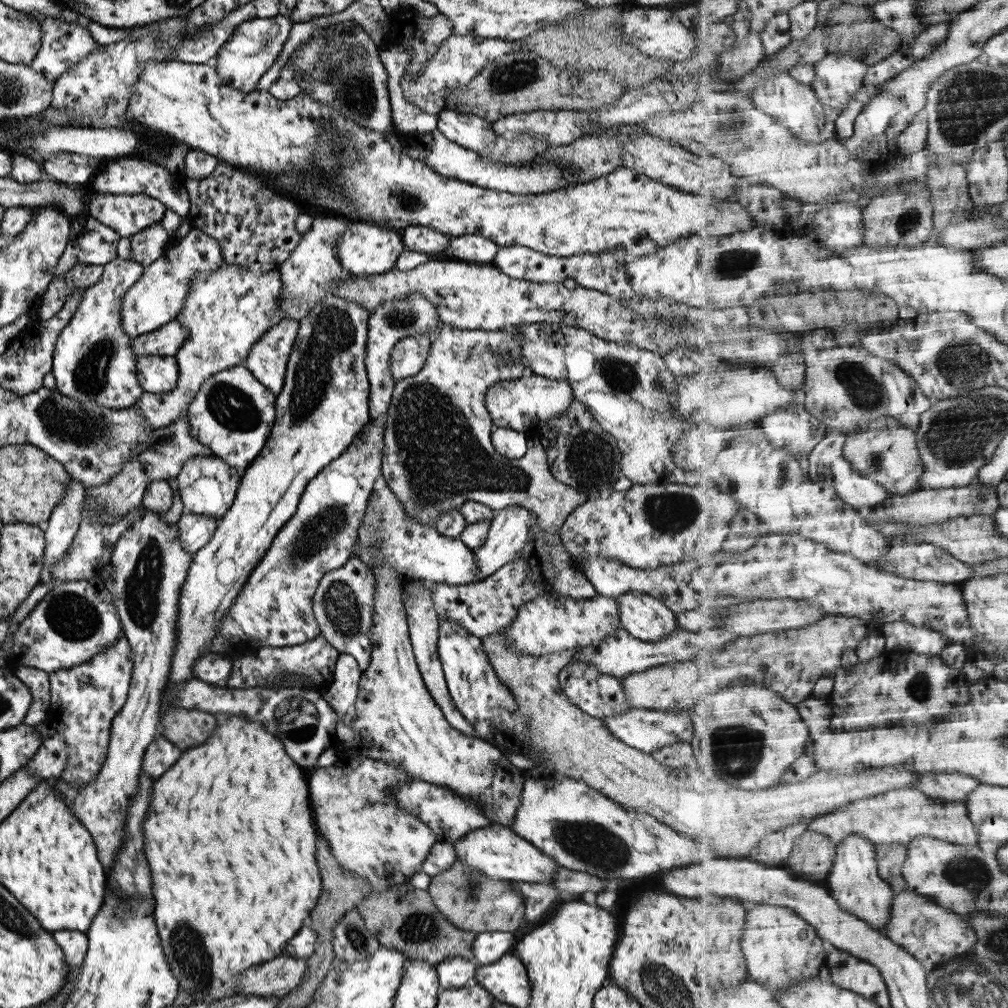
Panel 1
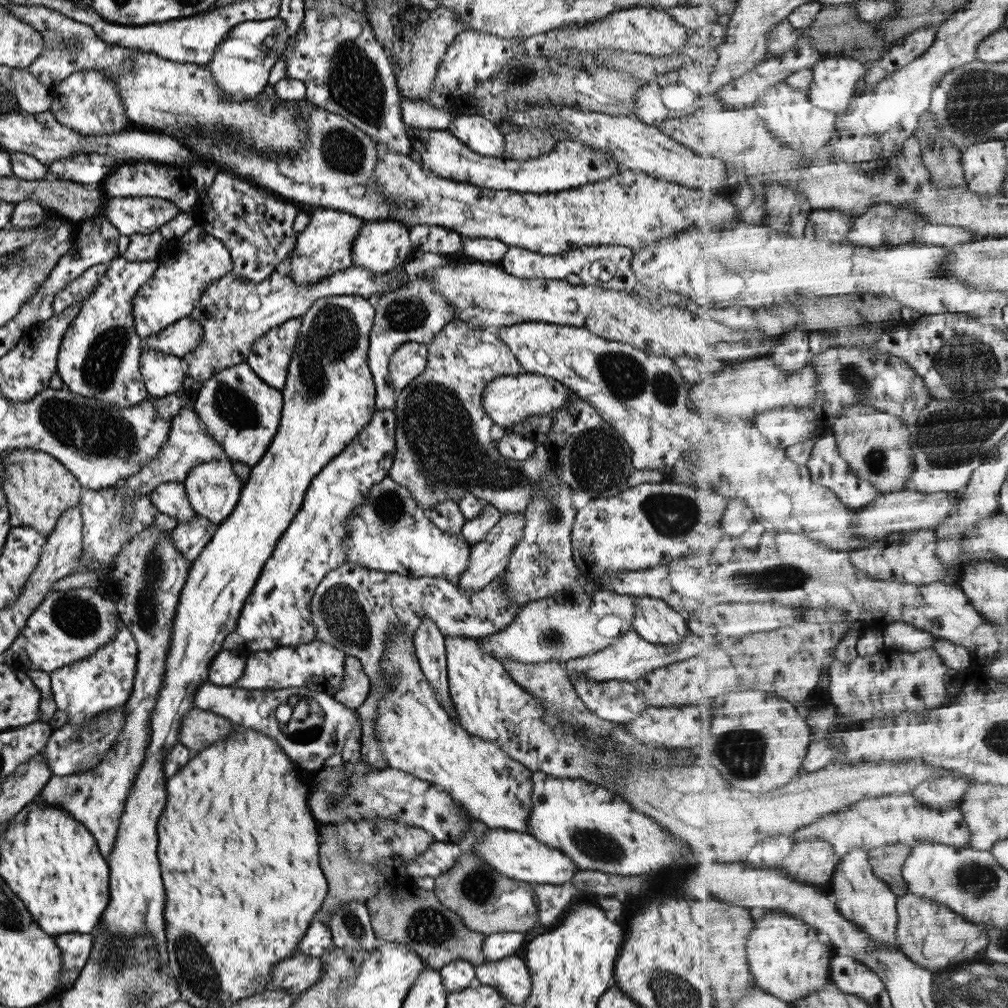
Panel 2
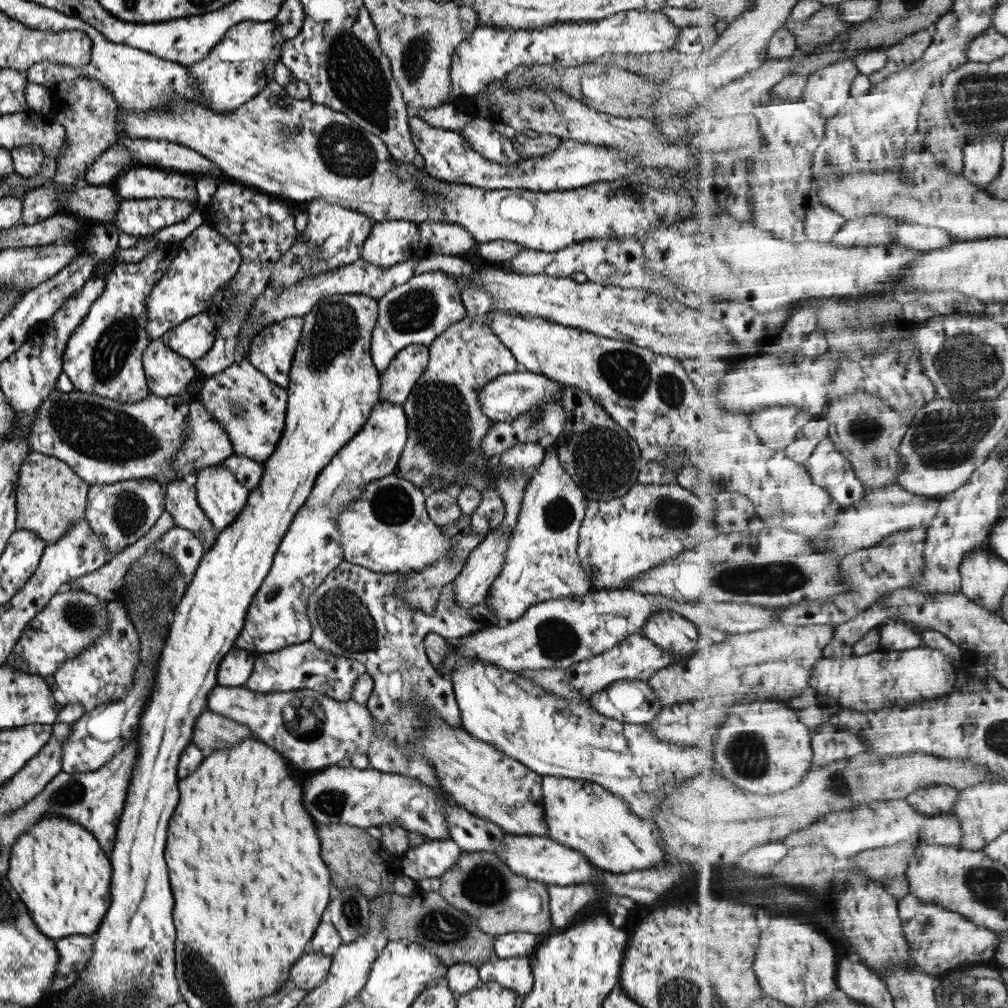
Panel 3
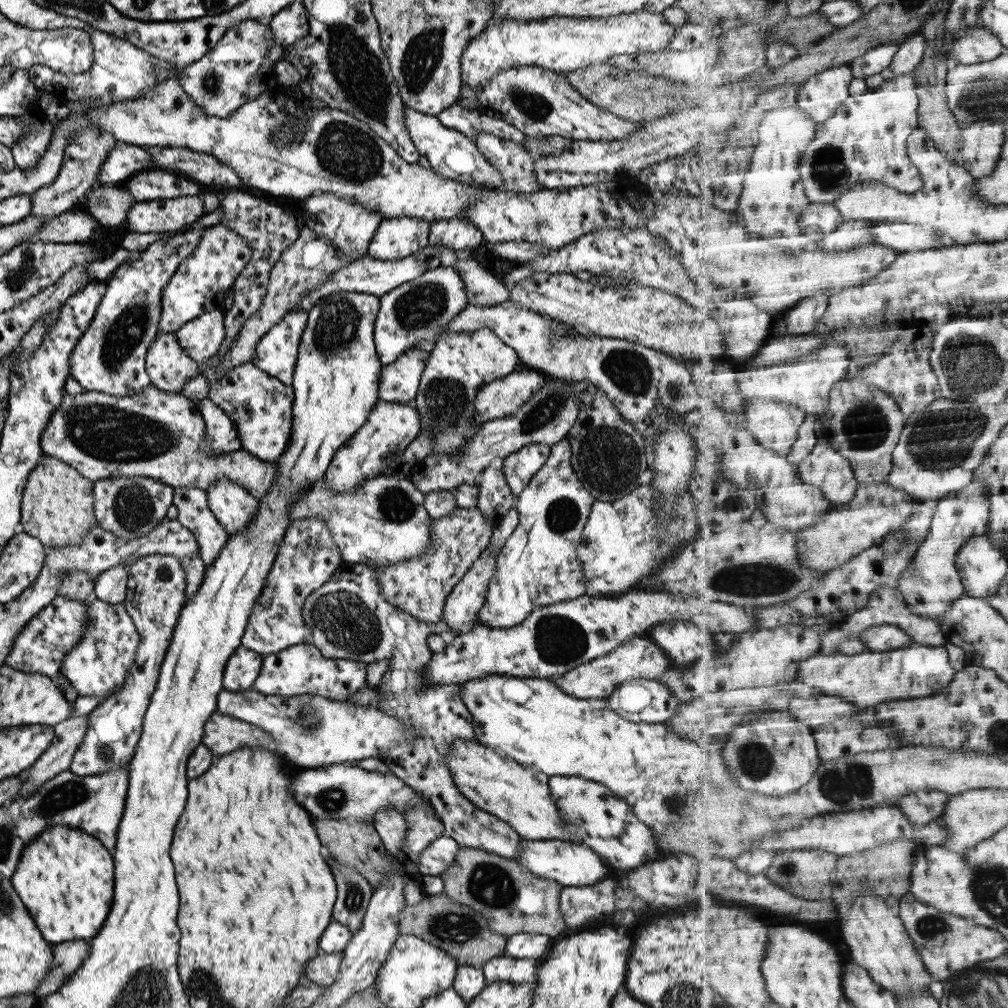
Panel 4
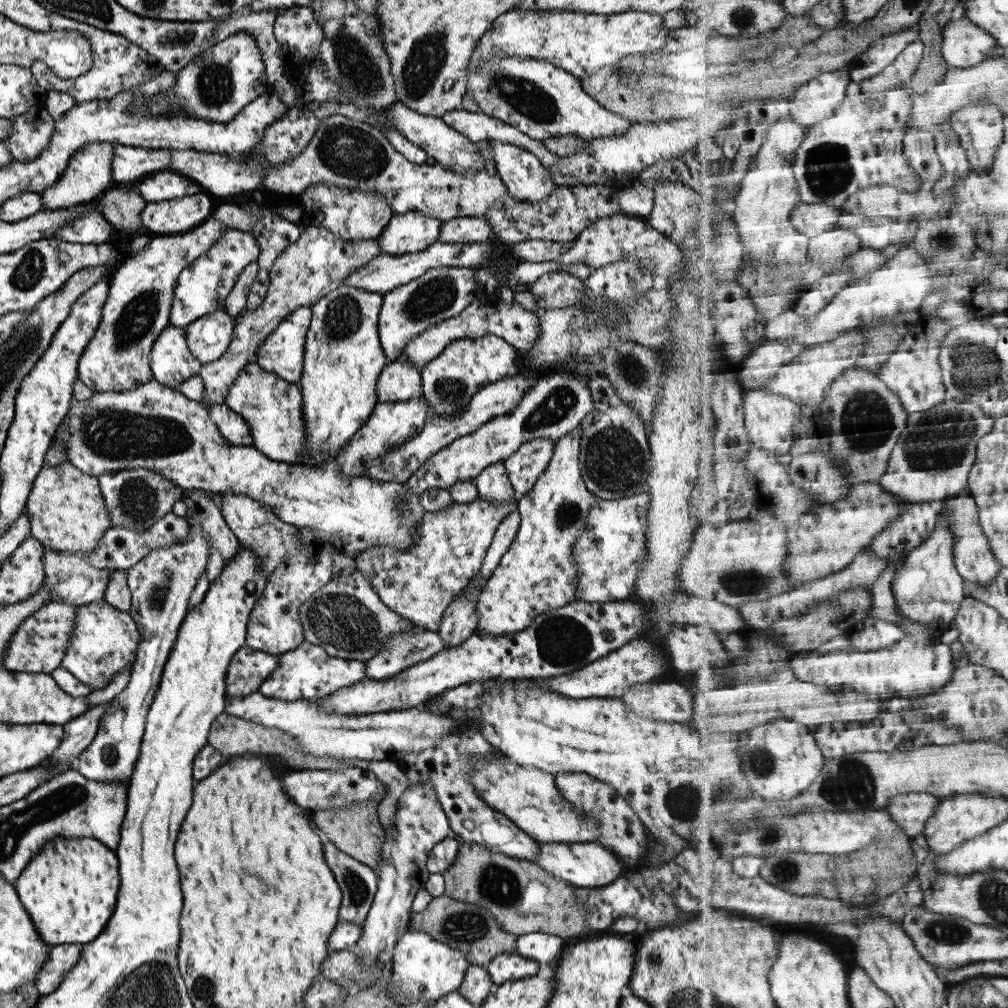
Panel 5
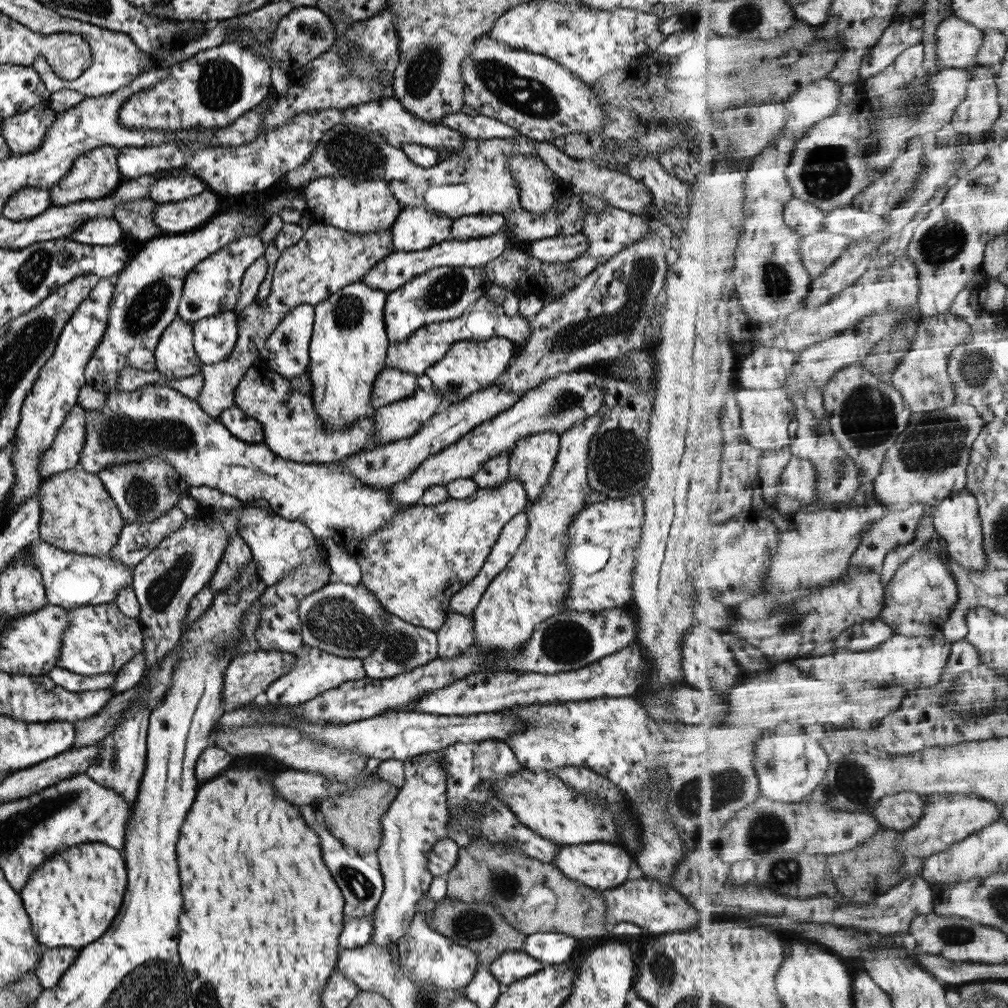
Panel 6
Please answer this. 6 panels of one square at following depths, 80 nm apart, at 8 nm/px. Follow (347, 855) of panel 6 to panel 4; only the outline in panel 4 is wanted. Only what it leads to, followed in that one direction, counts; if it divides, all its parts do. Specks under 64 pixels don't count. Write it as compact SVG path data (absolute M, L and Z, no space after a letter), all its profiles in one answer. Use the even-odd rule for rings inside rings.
M324 845L321 854L328 863L337 890L337 900L333 903L330 918L346 926L349 932L357 932L372 894L371 888L366 878L355 869L347 868L329 857Z

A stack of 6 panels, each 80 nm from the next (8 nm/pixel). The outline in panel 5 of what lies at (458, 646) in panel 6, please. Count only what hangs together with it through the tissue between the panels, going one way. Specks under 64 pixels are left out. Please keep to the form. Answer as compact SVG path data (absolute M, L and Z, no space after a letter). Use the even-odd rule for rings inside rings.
M469 582L448 602L436 631L444 642L443 649L457 646L476 630L477 613L475 607L479 591L479 587L474 587L474 584Z

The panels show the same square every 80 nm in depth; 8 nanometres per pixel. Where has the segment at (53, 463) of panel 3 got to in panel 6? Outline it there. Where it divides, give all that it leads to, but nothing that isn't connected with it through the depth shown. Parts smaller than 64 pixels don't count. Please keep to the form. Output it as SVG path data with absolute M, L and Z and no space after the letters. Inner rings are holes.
M79 466L41 479L34 496L40 508L38 539L65 552L106 556L118 541L116 536L125 525L99 478Z

